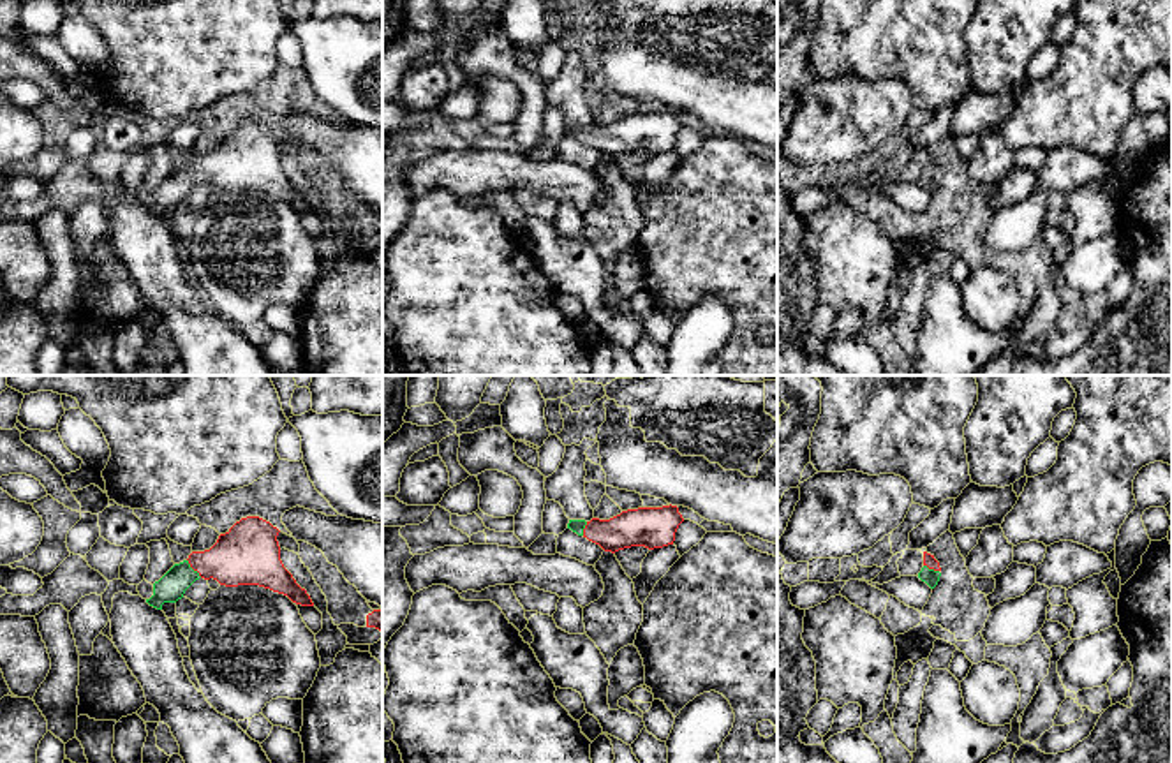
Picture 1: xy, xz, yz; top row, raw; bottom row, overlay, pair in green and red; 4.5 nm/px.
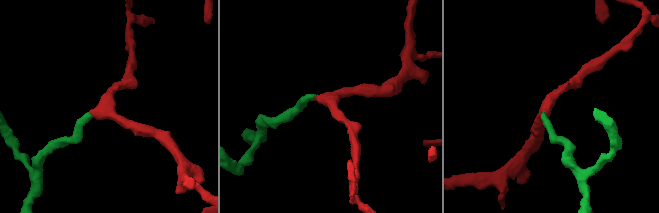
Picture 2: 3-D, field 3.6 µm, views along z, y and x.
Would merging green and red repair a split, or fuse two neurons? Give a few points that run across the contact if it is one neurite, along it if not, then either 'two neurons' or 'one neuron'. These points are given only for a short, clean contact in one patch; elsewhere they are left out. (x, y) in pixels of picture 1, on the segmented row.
xy (171, 587), (191, 568), (233, 561), (244, 555) | one neuron

